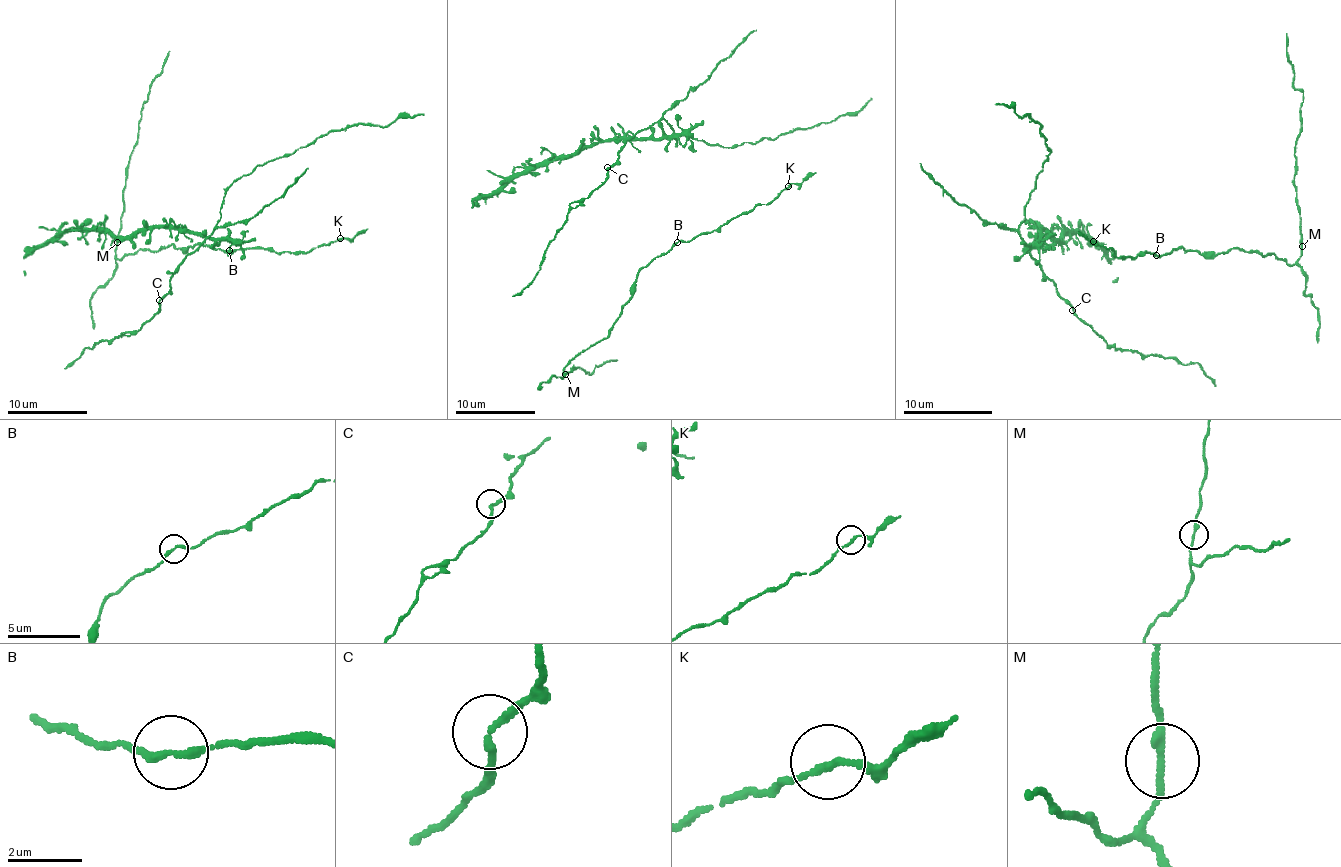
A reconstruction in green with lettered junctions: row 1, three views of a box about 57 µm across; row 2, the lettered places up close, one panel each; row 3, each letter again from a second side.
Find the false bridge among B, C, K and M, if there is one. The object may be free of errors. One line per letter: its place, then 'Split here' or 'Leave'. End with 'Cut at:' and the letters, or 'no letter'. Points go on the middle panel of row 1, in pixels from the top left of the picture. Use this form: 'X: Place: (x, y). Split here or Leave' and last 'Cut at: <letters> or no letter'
B: Place: (677, 242). Leave
C: Place: (607, 167). Leave
K: Place: (788, 186). Leave
M: Place: (565, 374). Leave
Cut at: no letter

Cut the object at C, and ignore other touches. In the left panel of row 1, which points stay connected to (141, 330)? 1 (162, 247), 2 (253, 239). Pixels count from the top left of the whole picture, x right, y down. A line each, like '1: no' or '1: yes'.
1: yes
2: yes

